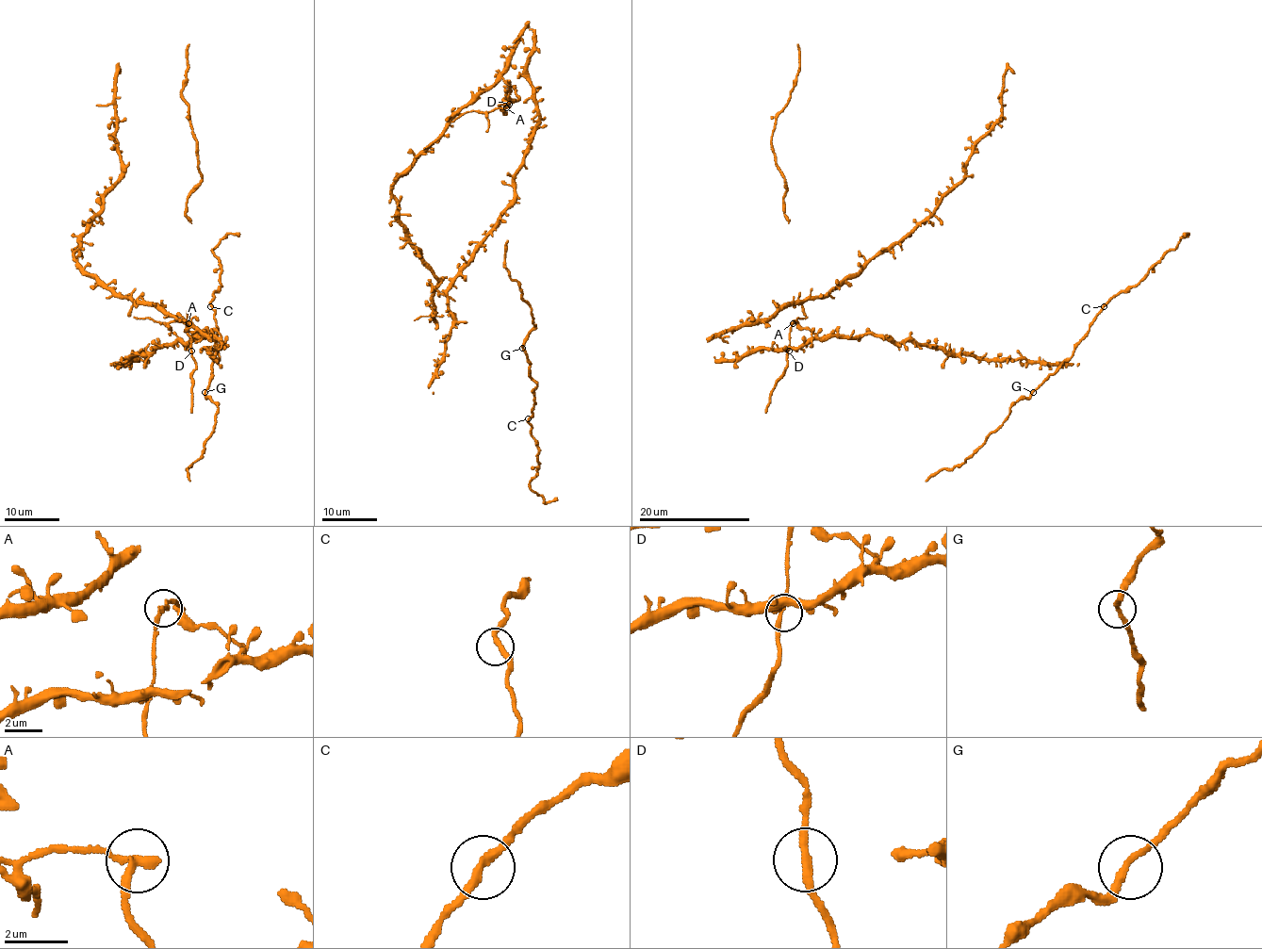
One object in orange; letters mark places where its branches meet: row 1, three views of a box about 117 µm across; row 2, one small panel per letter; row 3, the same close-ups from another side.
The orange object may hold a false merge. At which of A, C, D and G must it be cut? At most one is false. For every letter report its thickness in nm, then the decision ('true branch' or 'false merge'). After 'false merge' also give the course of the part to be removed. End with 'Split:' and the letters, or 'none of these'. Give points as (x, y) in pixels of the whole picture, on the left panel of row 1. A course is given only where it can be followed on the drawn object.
A: 260 nm thick; false merge; foreign part runs (188, 323), (154, 321), (134, 317)
C: 280 nm thick; true branch
D: 240 nm thick; true branch
G: 240 nm thick; true branch
Split: A

